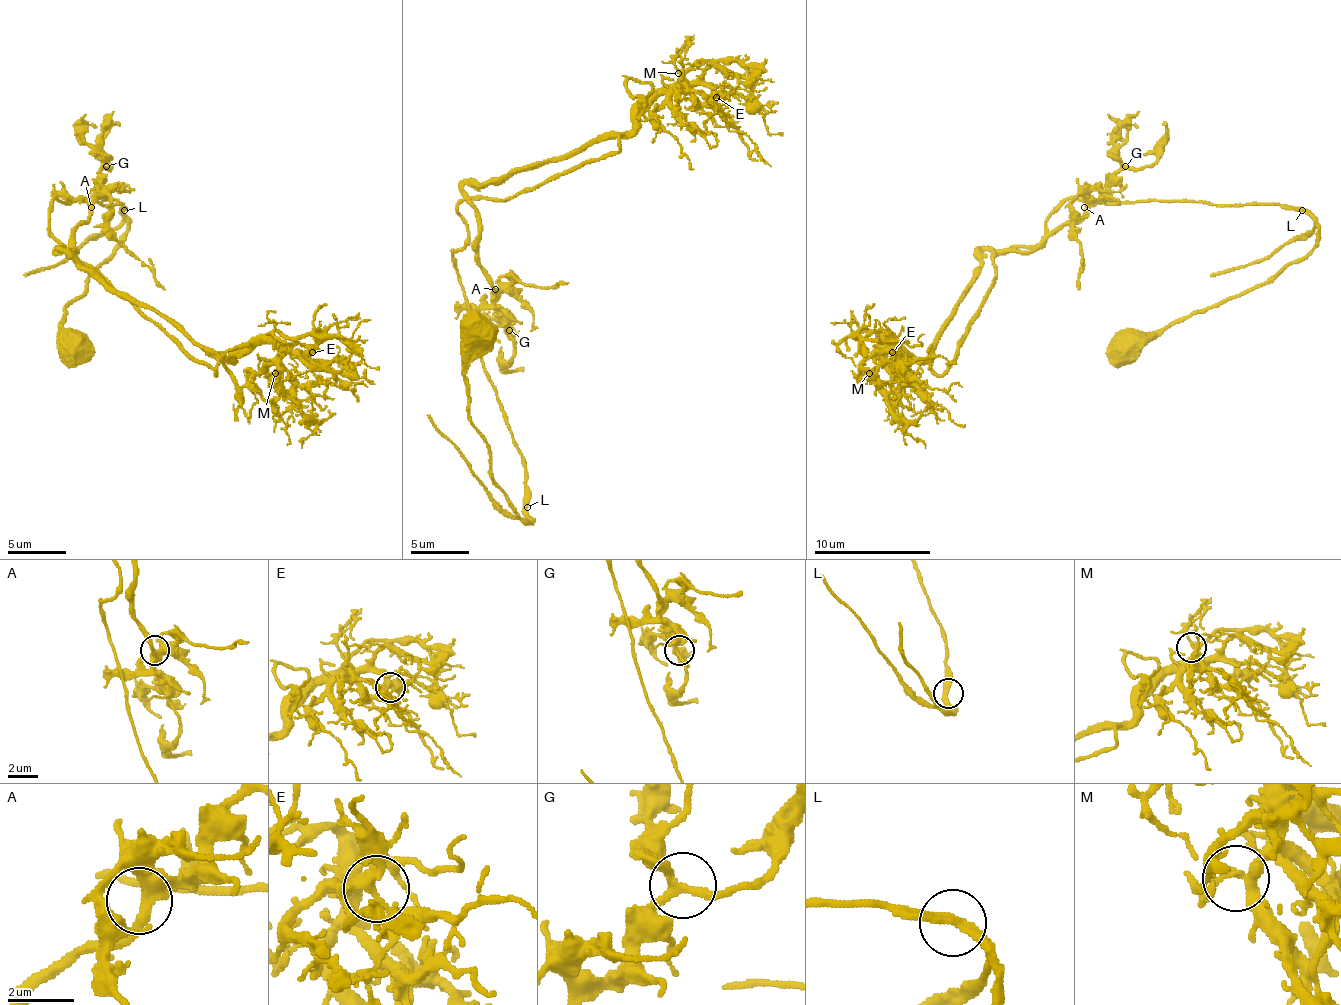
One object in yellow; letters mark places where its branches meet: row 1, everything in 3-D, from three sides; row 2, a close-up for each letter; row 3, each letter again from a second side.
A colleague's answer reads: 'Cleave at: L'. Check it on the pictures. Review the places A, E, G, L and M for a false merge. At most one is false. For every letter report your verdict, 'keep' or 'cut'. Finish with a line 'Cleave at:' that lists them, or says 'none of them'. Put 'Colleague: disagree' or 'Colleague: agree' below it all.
A: keep
E: keep
G: keep
L: cut
M: keep
Cleave at: L
Colleague: agree

